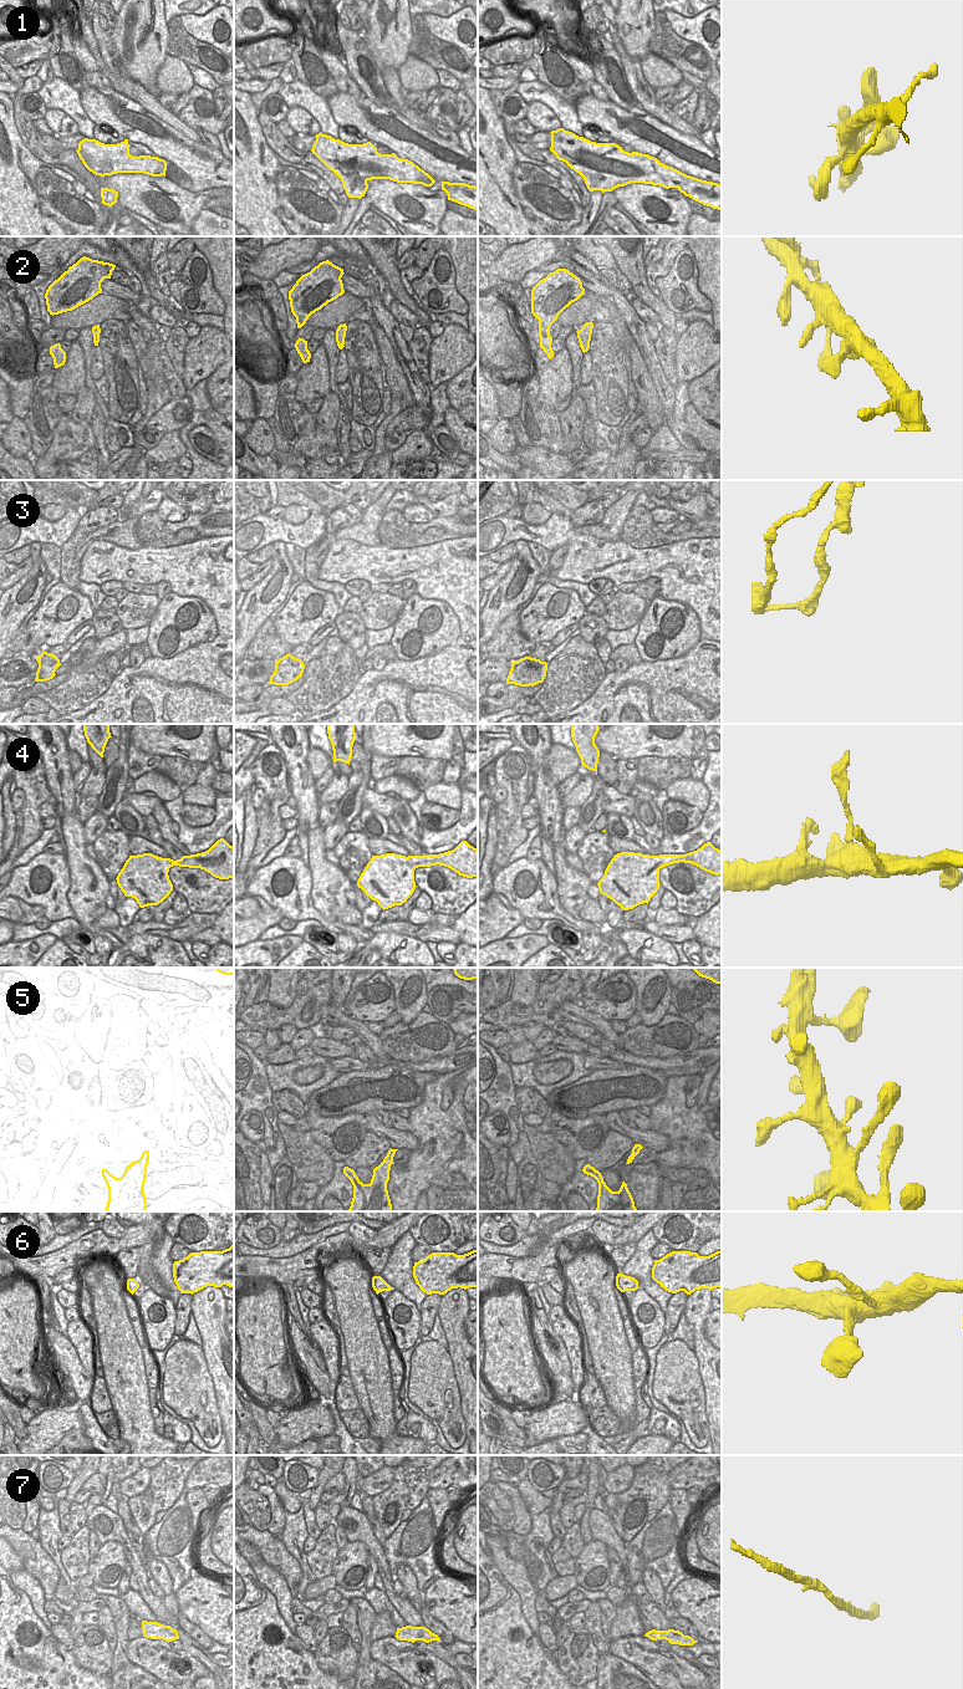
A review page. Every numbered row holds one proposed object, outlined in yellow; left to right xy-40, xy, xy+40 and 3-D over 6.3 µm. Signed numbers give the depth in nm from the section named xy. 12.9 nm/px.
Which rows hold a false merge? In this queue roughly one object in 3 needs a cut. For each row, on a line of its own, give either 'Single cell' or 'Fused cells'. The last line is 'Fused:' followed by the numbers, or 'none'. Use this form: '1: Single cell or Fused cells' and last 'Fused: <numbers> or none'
1: Single cell
2: Single cell
3: Fused cells
4: Single cell
5: Single cell
6: Single cell
7: Single cell
Fused: 3.

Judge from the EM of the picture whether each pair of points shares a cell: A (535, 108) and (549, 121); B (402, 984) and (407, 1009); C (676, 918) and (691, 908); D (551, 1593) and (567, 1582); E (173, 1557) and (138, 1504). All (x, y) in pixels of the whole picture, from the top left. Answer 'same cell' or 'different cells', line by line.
A: same cell
B: same cell
C: different cells
D: same cell
E: different cells

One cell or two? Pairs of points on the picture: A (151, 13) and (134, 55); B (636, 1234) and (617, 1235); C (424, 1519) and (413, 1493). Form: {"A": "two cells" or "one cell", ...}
{"A": "one cell", "B": "two cells", "C": "two cells"}

